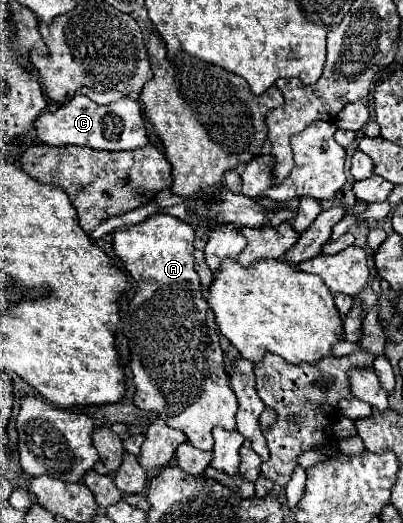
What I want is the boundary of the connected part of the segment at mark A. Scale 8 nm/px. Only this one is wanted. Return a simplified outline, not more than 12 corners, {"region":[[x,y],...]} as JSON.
{"region":[[194,229],[116,231],[134,405],[202,451],[236,427]]}

